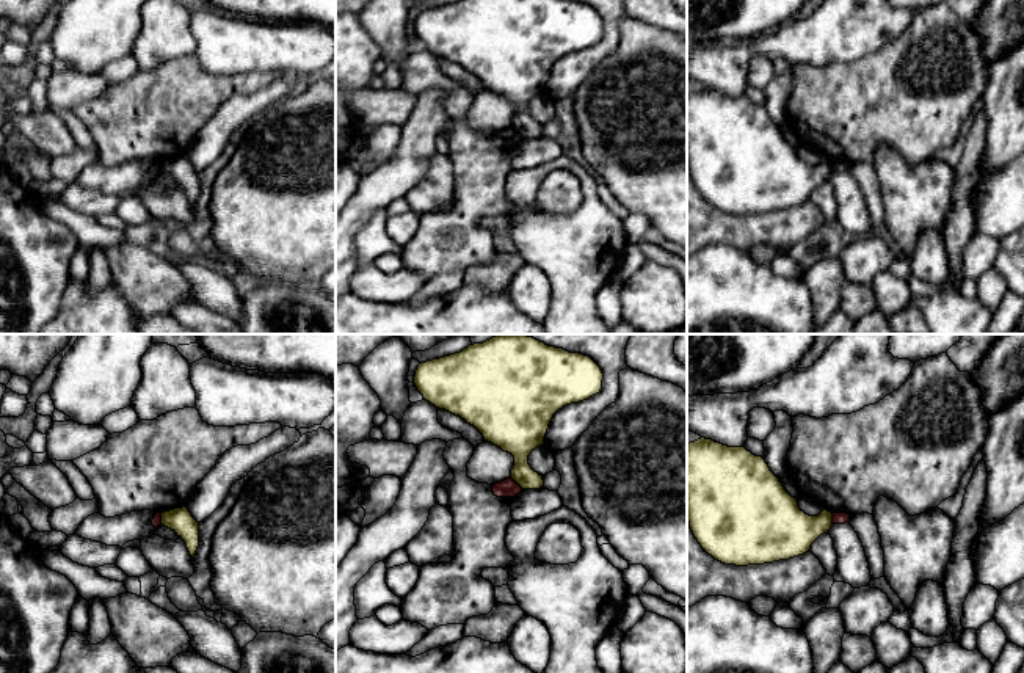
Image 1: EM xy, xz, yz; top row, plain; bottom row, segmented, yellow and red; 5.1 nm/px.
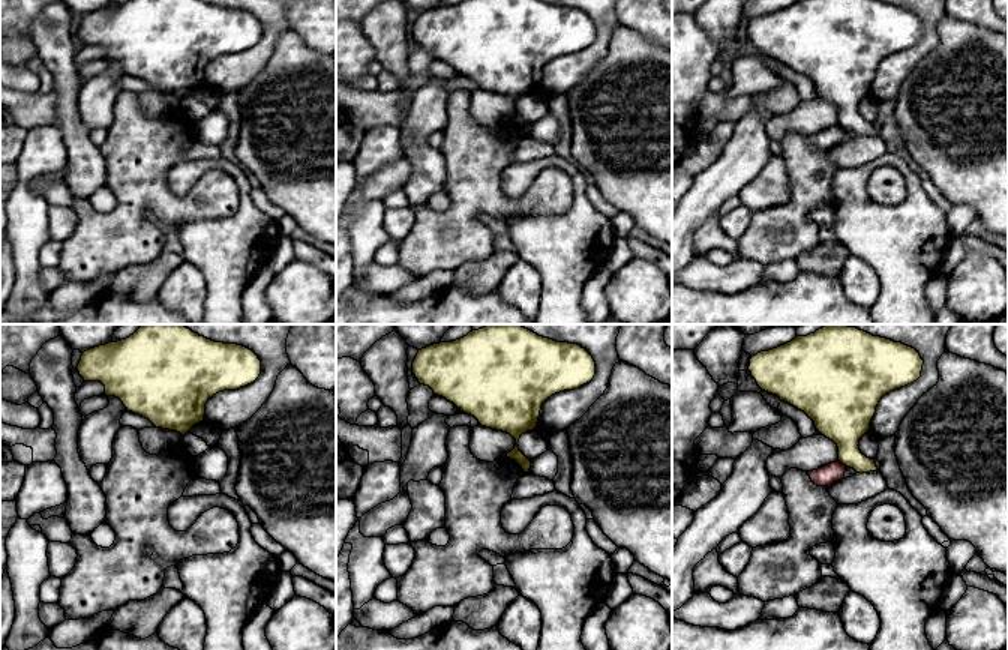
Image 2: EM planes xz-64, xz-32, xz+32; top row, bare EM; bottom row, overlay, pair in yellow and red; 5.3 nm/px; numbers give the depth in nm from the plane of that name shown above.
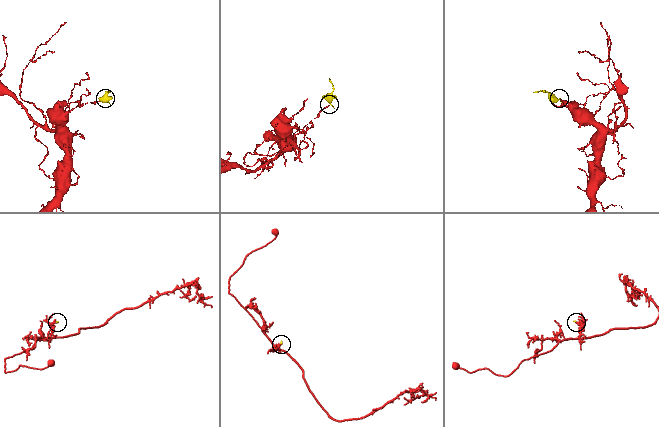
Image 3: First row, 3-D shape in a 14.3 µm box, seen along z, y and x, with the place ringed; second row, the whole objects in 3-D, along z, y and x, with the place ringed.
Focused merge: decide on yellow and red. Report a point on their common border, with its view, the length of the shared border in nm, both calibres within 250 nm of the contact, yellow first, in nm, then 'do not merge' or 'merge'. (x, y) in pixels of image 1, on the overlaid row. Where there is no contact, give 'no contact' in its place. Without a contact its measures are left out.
meets yellow in xz at (516, 482); contact 90 nm long; 220 nm thick on the yellow side, 100 nm on the other; do not merge

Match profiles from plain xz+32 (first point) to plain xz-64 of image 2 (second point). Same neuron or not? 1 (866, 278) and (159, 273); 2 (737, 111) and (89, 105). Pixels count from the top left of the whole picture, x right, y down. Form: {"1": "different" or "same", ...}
{"1": "different", "2": "different"}

